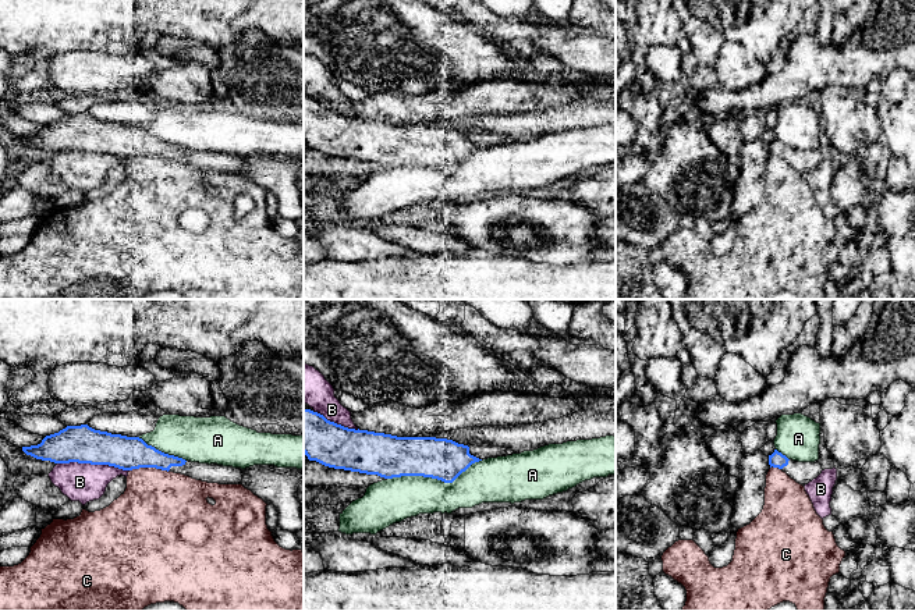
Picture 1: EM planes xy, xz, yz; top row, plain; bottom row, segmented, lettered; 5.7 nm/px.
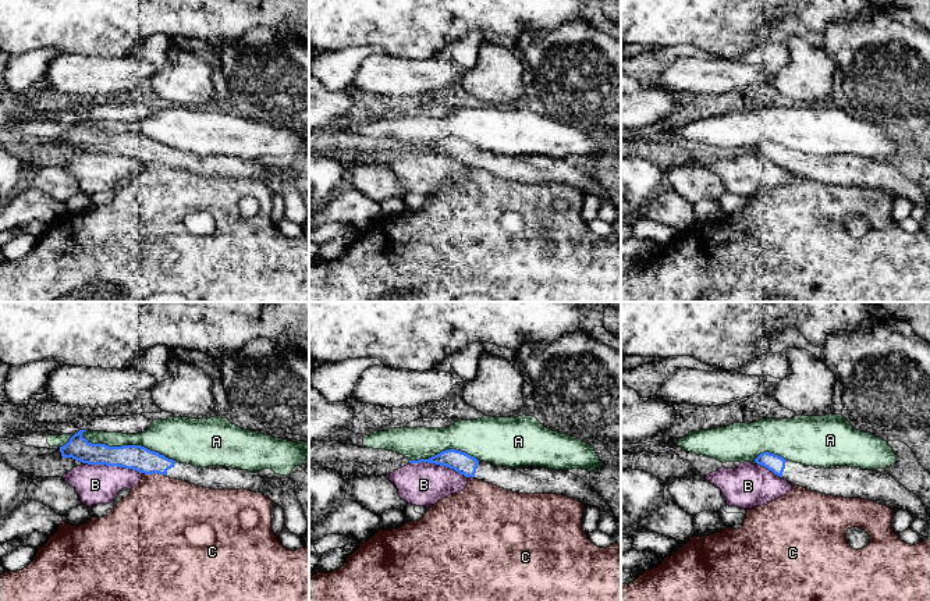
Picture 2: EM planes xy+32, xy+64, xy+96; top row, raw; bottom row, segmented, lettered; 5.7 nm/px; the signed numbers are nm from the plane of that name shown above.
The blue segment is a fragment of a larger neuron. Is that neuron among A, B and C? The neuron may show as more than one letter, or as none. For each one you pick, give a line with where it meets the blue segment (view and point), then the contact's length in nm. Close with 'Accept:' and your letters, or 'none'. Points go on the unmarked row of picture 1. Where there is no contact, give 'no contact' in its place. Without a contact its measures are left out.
Accept: none

